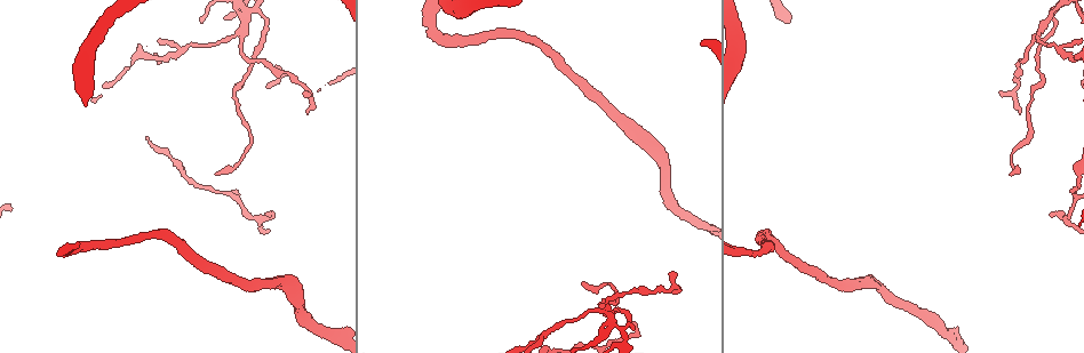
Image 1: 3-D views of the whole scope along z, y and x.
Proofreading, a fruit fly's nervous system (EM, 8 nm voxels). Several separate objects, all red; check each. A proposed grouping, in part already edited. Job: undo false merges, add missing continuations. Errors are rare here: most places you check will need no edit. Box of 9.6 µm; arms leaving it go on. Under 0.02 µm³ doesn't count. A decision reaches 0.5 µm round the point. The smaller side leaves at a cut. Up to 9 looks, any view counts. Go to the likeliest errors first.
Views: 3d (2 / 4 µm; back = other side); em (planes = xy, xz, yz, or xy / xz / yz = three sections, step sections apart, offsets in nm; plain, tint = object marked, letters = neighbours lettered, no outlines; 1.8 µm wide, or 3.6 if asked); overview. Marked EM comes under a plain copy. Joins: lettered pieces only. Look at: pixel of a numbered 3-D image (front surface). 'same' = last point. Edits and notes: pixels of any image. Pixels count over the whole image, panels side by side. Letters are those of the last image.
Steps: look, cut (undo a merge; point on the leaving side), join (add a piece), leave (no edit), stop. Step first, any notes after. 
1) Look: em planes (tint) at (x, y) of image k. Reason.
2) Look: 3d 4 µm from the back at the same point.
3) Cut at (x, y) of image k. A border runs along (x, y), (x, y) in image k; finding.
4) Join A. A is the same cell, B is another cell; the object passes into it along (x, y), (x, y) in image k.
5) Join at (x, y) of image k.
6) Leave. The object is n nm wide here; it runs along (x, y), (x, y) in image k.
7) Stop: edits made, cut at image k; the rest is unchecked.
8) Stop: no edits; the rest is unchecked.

Look: em planes (letters) at (435, 36) of image 1. Sharp bend.

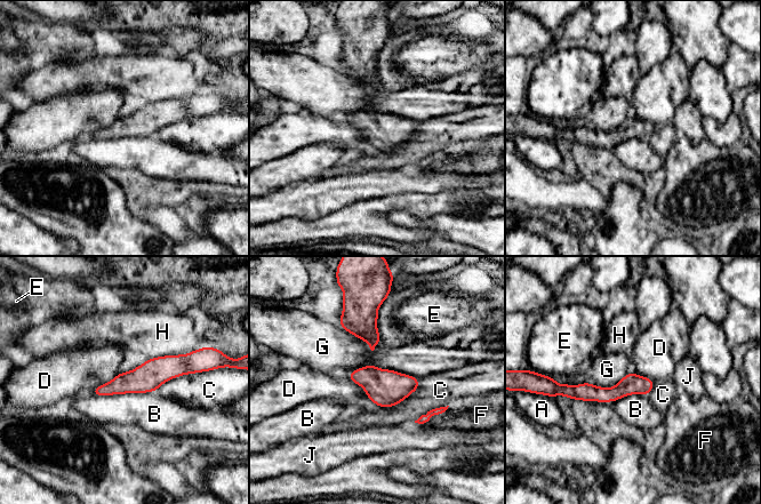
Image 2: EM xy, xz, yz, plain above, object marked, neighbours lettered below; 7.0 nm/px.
Leave. The object is 150 nm wide here; A, B, C, D, E, F, G, H and J are other cells; a border runs along (347, 377), (357, 383), (377, 406) in image 2; all the same cell.

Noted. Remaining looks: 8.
Look: em xz step 4 (letters) at (266, 215) of image 1. Tapers out.

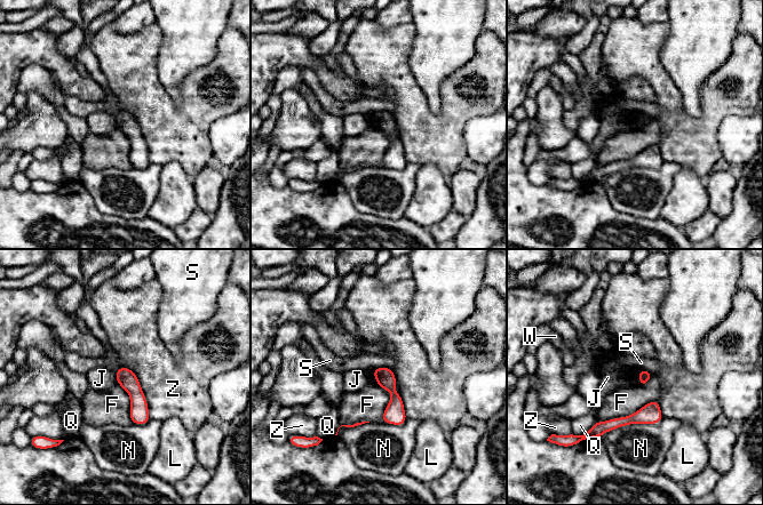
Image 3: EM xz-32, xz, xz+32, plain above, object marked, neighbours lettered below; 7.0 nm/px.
Leave. The longest contact is with N, 480 nm; F, J, L, N, Q, S, W and Z are other cells; none of them fits.

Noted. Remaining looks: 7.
Look: em xz step 8 (letters) at (584, 285) of image 1. Long arm stops here.

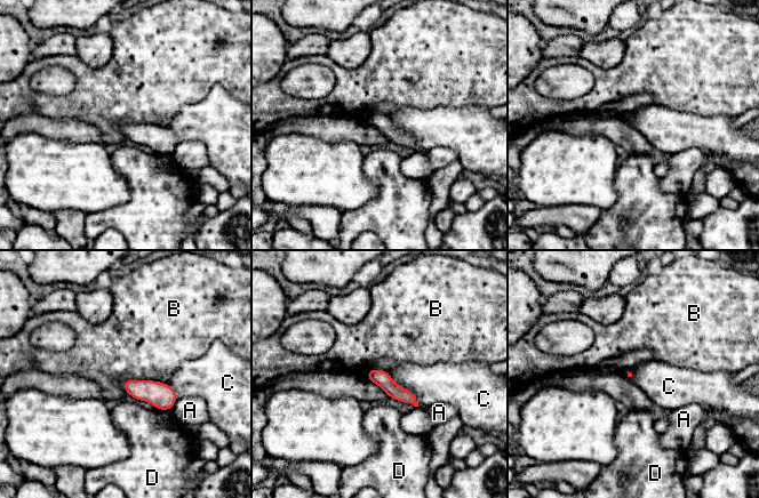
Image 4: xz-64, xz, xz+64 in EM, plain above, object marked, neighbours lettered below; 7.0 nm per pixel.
Look: em planes (letters) at the same point. Another direction.

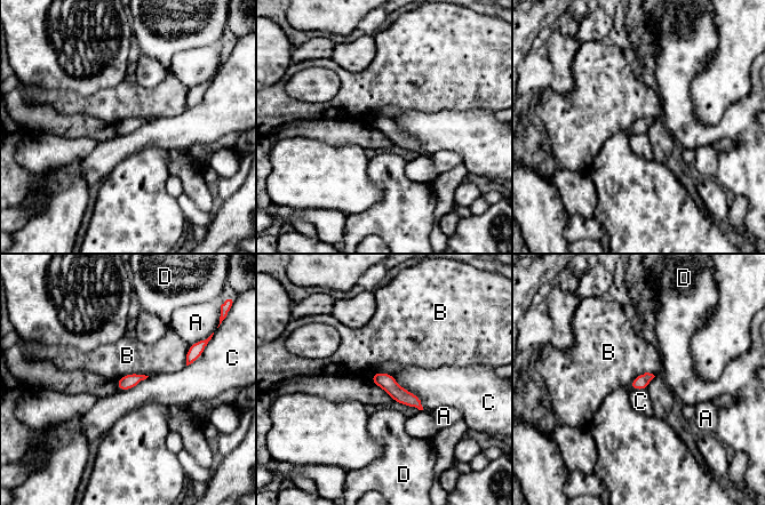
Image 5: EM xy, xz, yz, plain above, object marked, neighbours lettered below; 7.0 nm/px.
Leave. The object is 100 nm wide here; A, B, C and D are other cells; it runs along (374, 377), (417, 405) in image 5; no lettered piece goes on from it.

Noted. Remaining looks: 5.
Look: em planes (letters) at (302, 94) of image 1. Branch stops here.

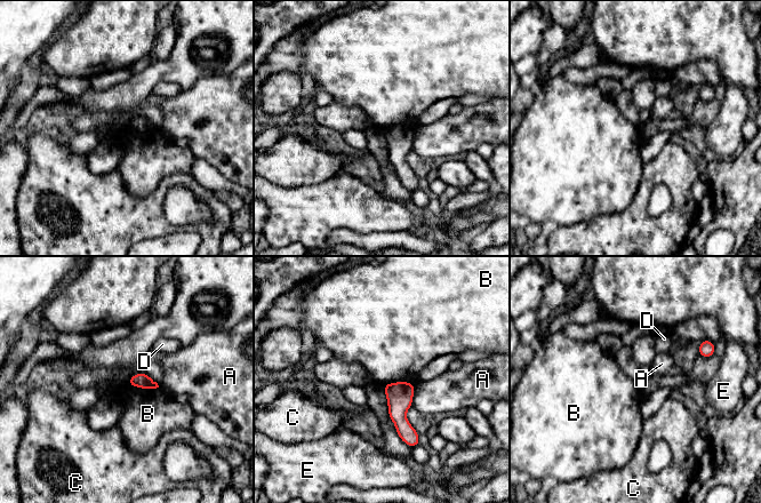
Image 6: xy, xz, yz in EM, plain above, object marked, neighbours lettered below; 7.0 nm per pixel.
Leave. The object is 110 nm wide here; the longest contact is with B, 220 nm; A, B, C, D and E are other cells; no lettered piece goes on from it.

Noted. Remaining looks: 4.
Stop: no edits; the rest is unchecked.

